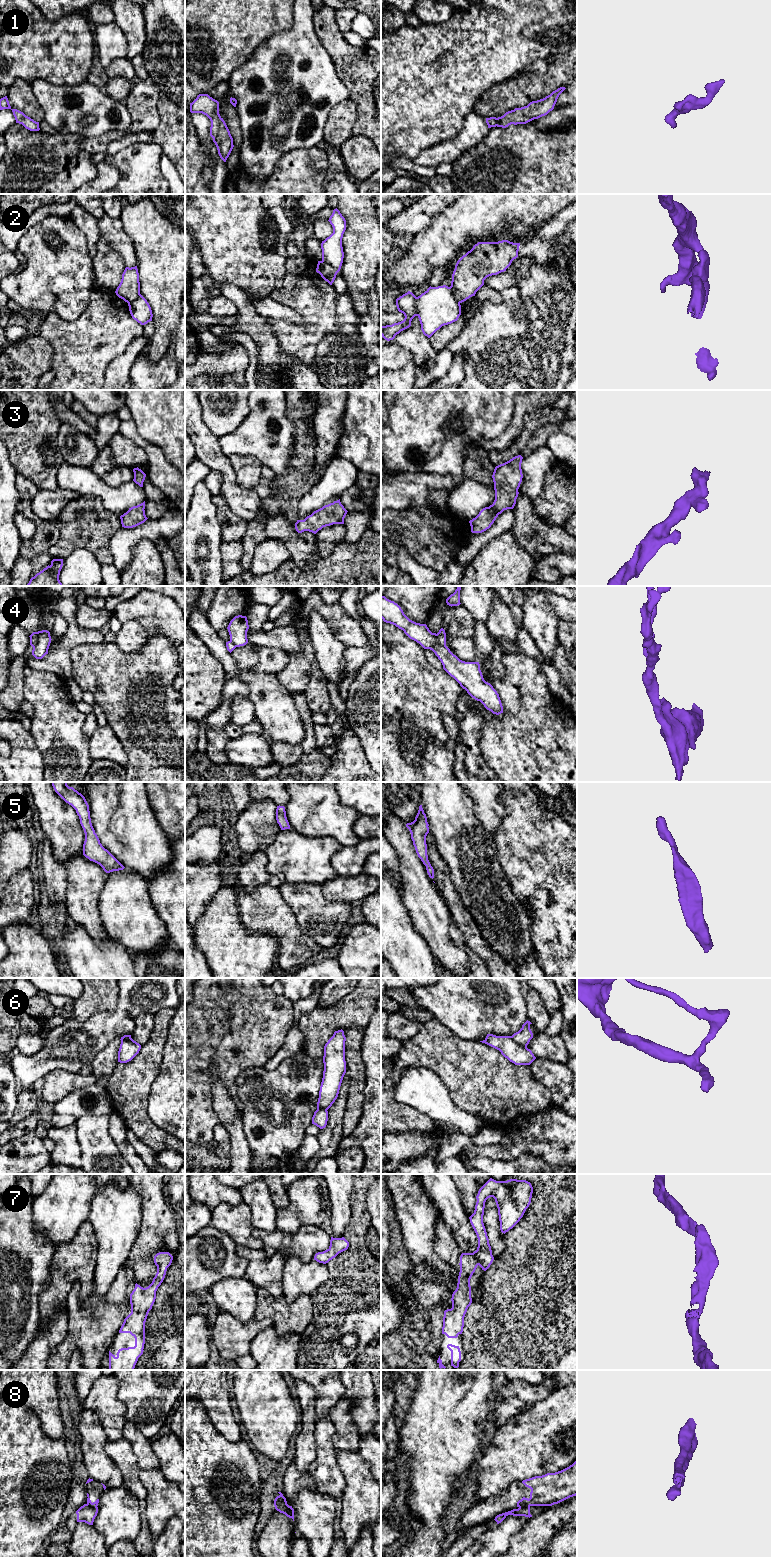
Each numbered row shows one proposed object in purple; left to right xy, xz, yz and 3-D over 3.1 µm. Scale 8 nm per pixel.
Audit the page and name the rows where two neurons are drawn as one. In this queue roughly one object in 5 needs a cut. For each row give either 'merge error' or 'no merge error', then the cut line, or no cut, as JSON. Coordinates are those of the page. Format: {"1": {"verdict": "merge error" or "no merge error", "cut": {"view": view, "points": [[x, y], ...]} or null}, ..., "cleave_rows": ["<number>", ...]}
{"1": {"verdict": "no merge error", "cut": null}, "2": {"verdict": "merge error", "cut": {"view": "yz", "points": [[448, 287], [453, 297], [459, 303]]}}, "3": {"verdict": "no merge error", "cut": null}, "4": {"verdict": "merge error", "cut": {"view": "yz", "points": [[436, 634], [437, 640], [445, 646]]}}, "5": {"verdict": "no merge error", "cut": null}, "6": {"verdict": "merge error", "cut": {"view": "yz", "points": [[510, 1036], [516, 1042], [526, 1047]]}}, "7": {"verdict": "no merge error", "cut": null}, "8": {"verdict": "merge error", "cut": {"view": "yz", "points": [[529, 1505], [519, 1507]]}}, "cleave_rows": ["2", "4", "6", "8"]}

